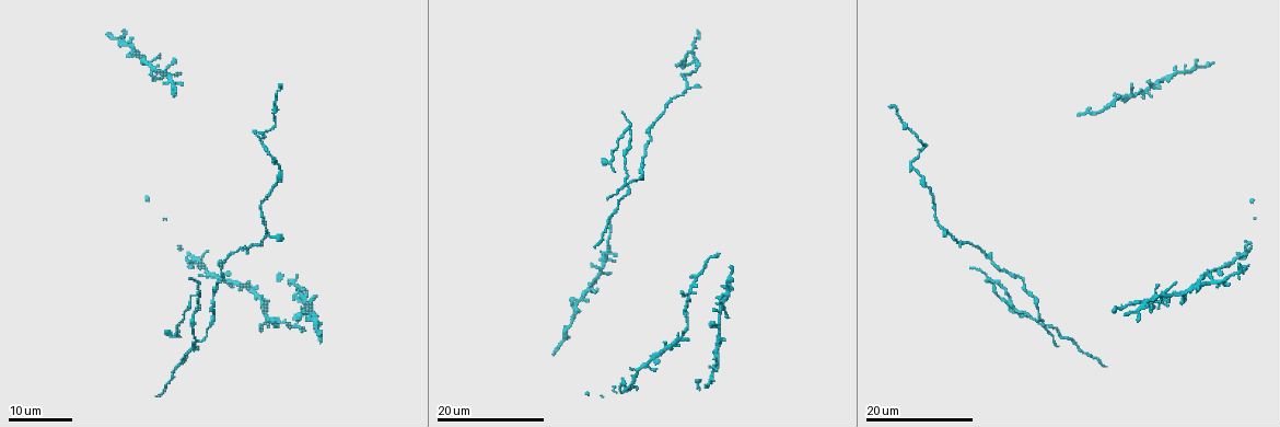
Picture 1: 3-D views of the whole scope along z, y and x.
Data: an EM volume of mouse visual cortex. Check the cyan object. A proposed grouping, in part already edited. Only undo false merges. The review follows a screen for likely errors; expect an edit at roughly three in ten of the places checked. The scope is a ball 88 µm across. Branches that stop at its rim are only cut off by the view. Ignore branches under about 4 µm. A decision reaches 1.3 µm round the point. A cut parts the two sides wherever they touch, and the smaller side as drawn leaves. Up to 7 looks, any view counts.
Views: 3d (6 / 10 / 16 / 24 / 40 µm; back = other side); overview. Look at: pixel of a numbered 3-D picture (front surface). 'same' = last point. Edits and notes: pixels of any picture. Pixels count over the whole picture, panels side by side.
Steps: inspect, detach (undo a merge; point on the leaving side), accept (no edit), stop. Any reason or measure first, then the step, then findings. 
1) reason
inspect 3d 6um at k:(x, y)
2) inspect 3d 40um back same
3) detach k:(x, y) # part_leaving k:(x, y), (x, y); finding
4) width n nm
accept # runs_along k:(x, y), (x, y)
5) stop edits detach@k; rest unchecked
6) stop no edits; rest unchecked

side arm on a straight run
inspect 3d 24um at 1:(267, 315)

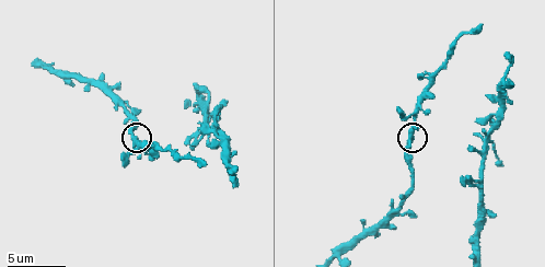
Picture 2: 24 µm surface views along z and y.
inspect 3d 10um at 2:(133, 135)

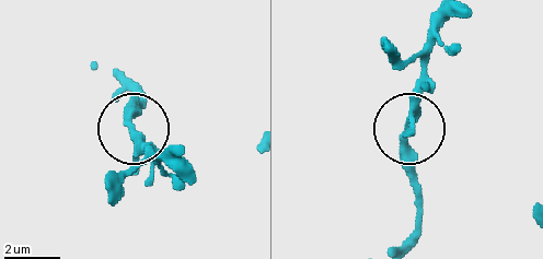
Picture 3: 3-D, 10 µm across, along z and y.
side_arm 94 um; arms 3
accept # all the same neuron

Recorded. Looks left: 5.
looks like a crossing
inspect 3d 16um at 1:(194, 348)

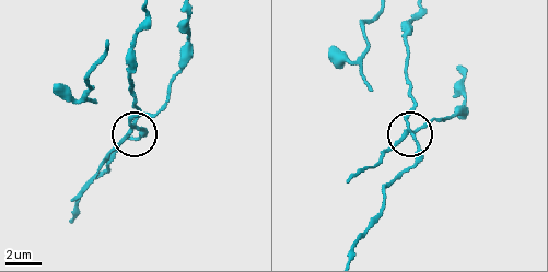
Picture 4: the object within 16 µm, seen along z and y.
inspect 3d 6um at 4:(140, 129)

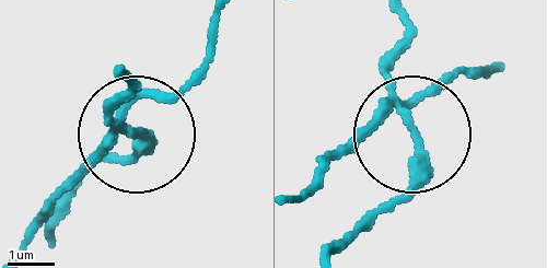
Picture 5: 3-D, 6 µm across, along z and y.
arms 4
detach 5:(175, 101) # a second neuron is stuck on

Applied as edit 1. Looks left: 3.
inspect overview

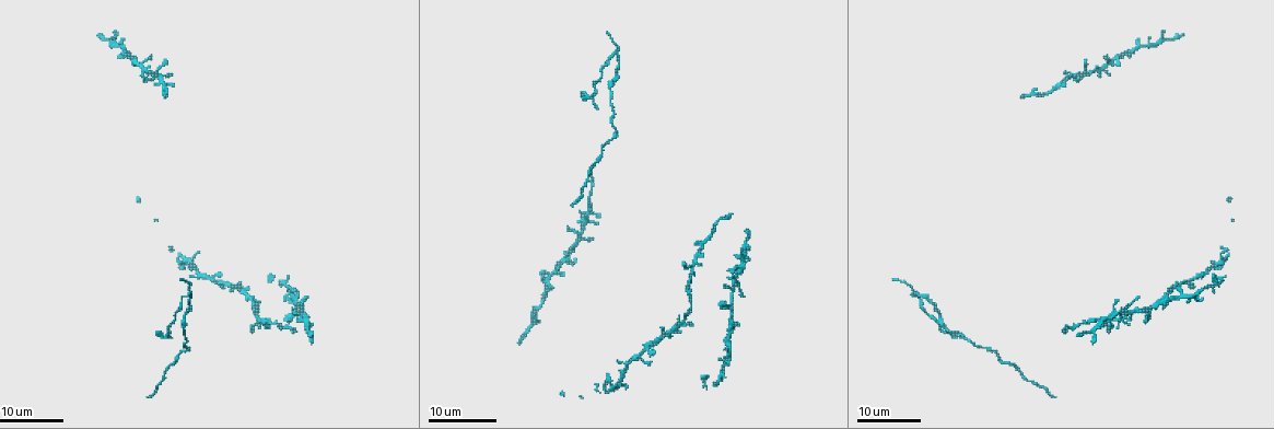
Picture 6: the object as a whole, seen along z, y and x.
abrupt turn
inspect 3d 16um at 6:(913, 293)

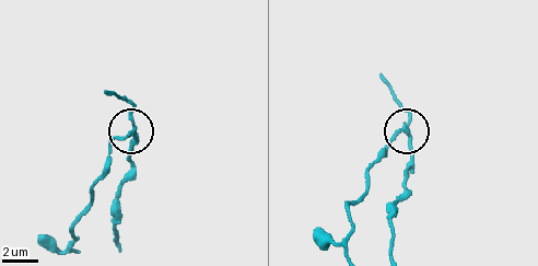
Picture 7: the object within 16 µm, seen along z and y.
zoom in
inspect 3d 6um at 7:(132, 131)

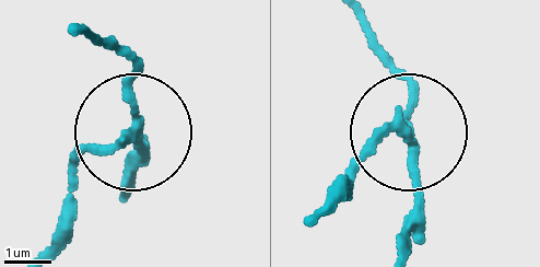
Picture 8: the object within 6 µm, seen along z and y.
detach 8:(75, 153) # part_leaving 8:(128, 130), (77, 162), (61, 244); a second neuron is stuck on

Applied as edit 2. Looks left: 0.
stop edits detach@5, detach@8; rest unchecked

